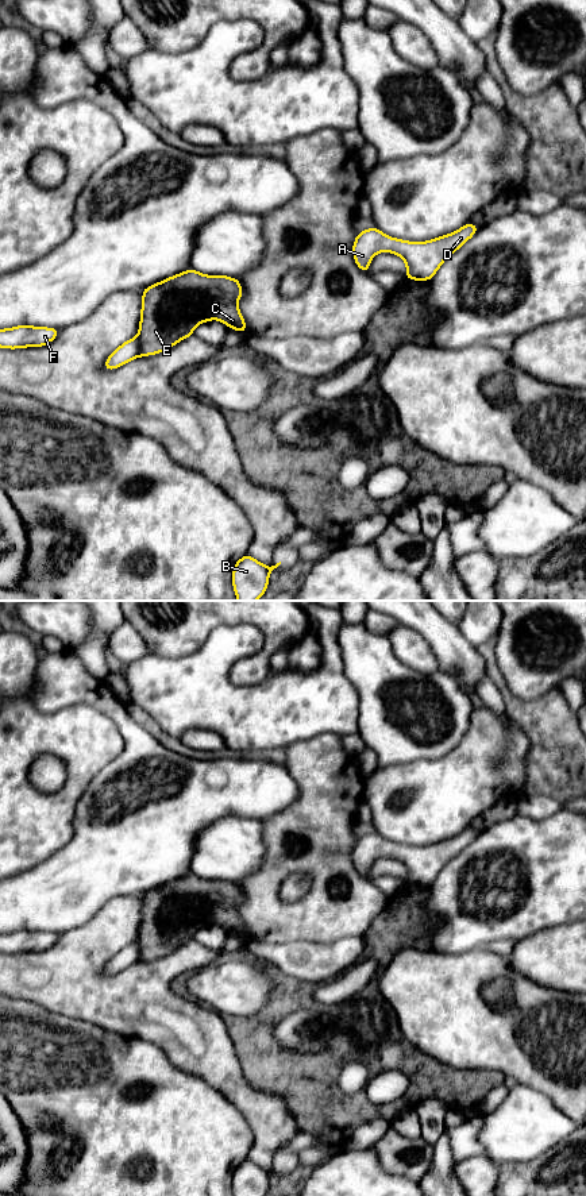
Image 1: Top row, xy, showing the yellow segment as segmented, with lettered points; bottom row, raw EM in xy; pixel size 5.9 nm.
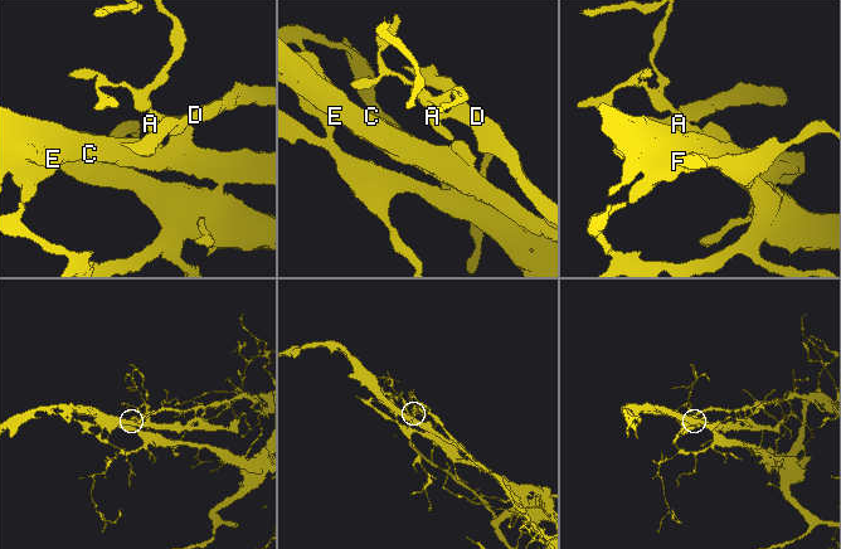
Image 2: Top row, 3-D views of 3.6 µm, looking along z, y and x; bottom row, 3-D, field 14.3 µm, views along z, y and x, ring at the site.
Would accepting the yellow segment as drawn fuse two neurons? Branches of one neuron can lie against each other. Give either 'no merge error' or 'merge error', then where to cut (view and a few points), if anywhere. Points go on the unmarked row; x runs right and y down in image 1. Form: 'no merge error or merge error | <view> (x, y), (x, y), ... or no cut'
merge error | xy (135, 942), (141, 960)

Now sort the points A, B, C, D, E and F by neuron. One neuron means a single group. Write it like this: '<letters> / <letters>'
A B D F / C E

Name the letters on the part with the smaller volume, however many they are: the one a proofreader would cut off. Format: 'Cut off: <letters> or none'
Cut off: C, E

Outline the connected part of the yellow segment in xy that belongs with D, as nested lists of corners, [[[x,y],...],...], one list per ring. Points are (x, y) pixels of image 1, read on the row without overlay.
[[[467,827],[448,840],[427,846],[408,846],[385,840],[377,832],[359,837],[352,849],[356,871],[367,877],[371,864],[383,856],[400,860],[405,869],[405,883],[429,886],[443,867],[460,853],[479,832]]]

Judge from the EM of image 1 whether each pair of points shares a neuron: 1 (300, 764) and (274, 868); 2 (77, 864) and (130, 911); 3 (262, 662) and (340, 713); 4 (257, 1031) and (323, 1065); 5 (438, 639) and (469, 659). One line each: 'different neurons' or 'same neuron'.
1: same neuron
2: different neurons
3: different neurons
4: same neuron
5: same neuron

